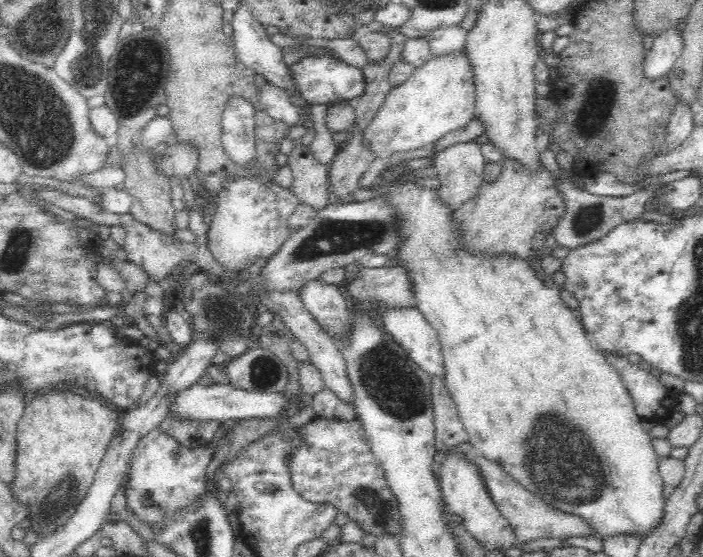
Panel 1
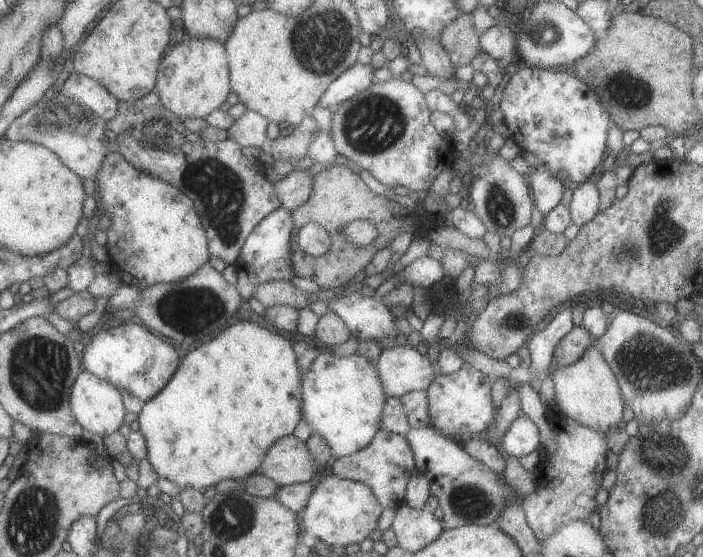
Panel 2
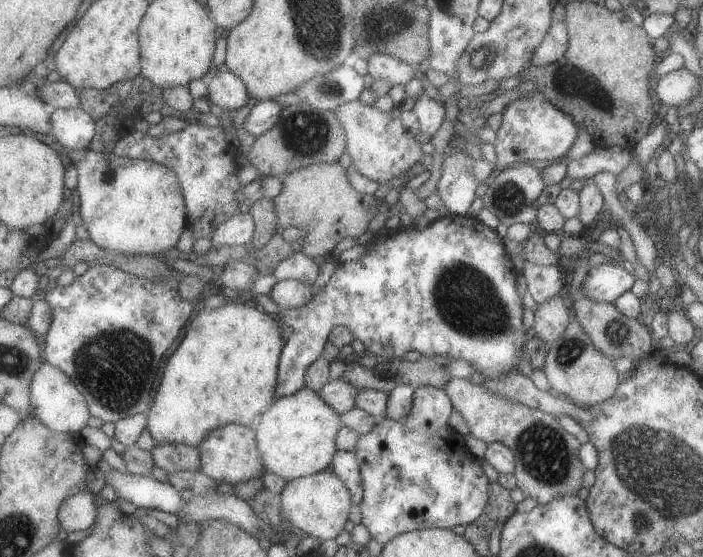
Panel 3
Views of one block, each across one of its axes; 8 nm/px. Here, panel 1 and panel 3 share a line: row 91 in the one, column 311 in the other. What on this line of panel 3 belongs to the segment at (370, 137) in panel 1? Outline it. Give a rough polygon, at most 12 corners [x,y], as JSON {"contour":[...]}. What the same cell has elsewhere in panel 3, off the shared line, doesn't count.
{"contour":[[304,387],[255,425],[267,472],[330,470],[342,415]]}

